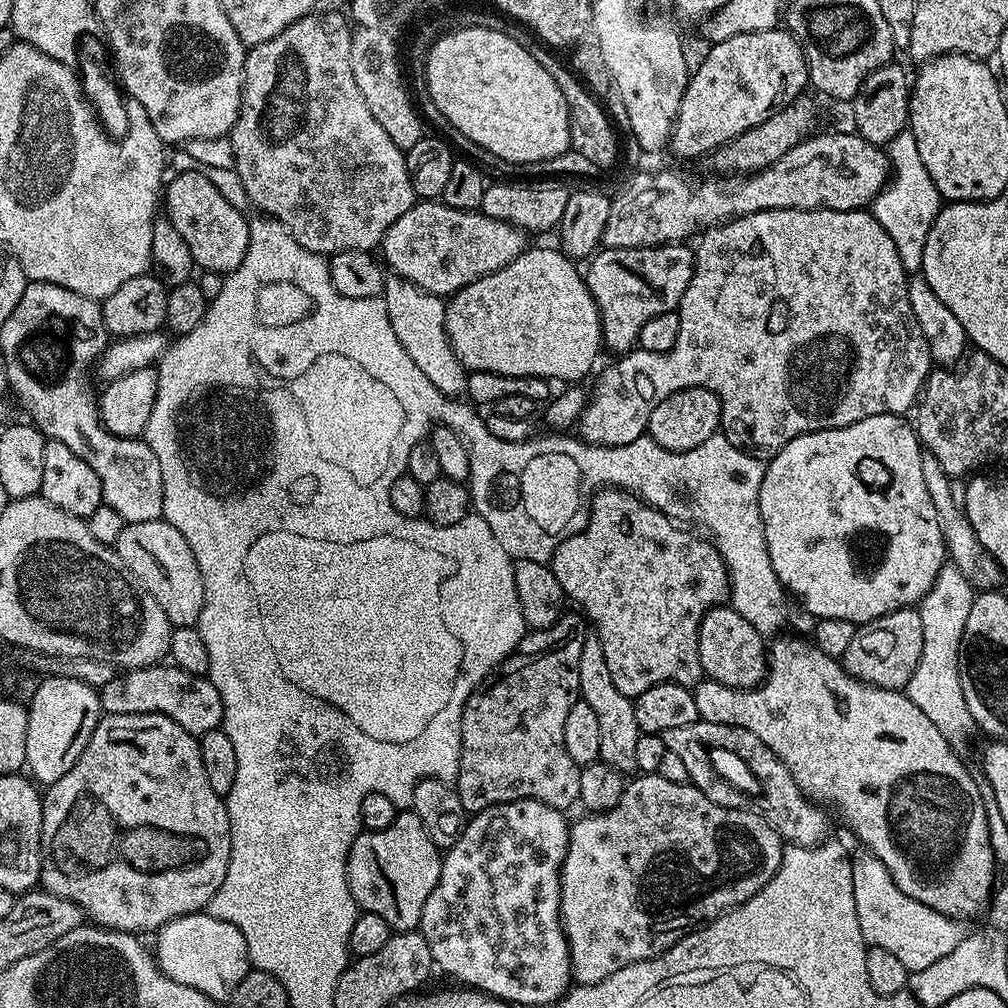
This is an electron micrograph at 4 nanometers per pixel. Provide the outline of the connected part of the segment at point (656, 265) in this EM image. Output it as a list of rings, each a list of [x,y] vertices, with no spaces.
[[[687,243],[662,244],[658,248],[604,248],[587,261],[588,289],[600,311],[602,344],[615,354],[633,351],[640,331],[650,318],[679,309],[682,294],[694,278],[696,254]]]

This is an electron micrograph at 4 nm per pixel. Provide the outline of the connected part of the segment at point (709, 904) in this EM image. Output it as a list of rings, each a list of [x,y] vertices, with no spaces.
[[[640,774],[632,779],[625,783],[618,806],[608,812],[584,814],[577,824],[575,821],[568,829],[568,849],[564,868],[560,872],[560,921],[564,923],[564,933],[572,959],[572,978],[576,984],[602,982],[602,978],[610,978],[614,970],[622,970],[622,966],[630,966],[630,962],[642,962],[646,958],[661,956],[689,932],[696,931],[709,920],[718,919],[723,912],[737,908],[742,902],[754,898],[754,894],[758,894],[758,890],[762,890],[762,886],[766,886],[766,882],[774,878],[784,857],[785,841],[761,813],[760,817],[756,812],[747,812],[747,807],[744,806],[718,806],[718,802],[710,802],[710,798],[706,798],[706,794],[702,794],[702,790],[698,790],[693,784],[670,782],[658,774]]]

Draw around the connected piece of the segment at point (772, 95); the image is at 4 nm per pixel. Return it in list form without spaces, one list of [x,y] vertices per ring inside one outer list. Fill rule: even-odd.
[[[777,26],[765,32],[734,34],[734,38],[712,44],[709,49],[704,61],[697,68],[695,65],[694,71],[689,75],[684,96],[680,99],[676,125],[672,127],[670,152],[684,160],[692,160],[695,156],[707,157],[723,144],[729,144],[746,134],[746,130],[769,120],[775,112],[786,107],[809,87],[804,48],[796,41],[796,37],[783,27]]]

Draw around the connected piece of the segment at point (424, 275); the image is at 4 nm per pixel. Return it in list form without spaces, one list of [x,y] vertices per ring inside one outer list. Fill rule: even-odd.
[[[420,200],[386,230],[382,260],[395,275],[414,282],[414,286],[451,298],[470,282],[514,262],[529,244],[529,237],[520,228],[498,222],[485,212],[467,212],[436,200]]]

